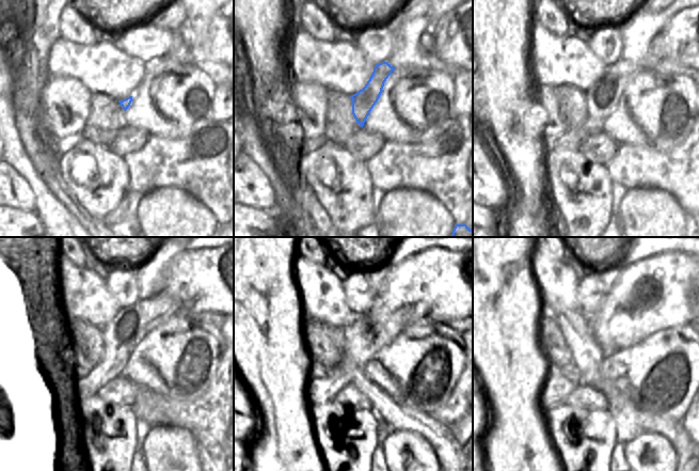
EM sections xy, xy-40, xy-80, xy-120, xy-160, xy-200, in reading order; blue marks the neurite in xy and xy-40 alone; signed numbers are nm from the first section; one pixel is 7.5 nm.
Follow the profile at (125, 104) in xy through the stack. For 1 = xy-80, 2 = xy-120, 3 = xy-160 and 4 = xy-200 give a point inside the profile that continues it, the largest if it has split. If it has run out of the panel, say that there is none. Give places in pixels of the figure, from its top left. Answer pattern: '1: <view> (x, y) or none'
1: xy-80 (602, 97)
2: xy-120 (130, 325)
3: xy-160 (363, 338)
4: xy-200 (586, 355)

